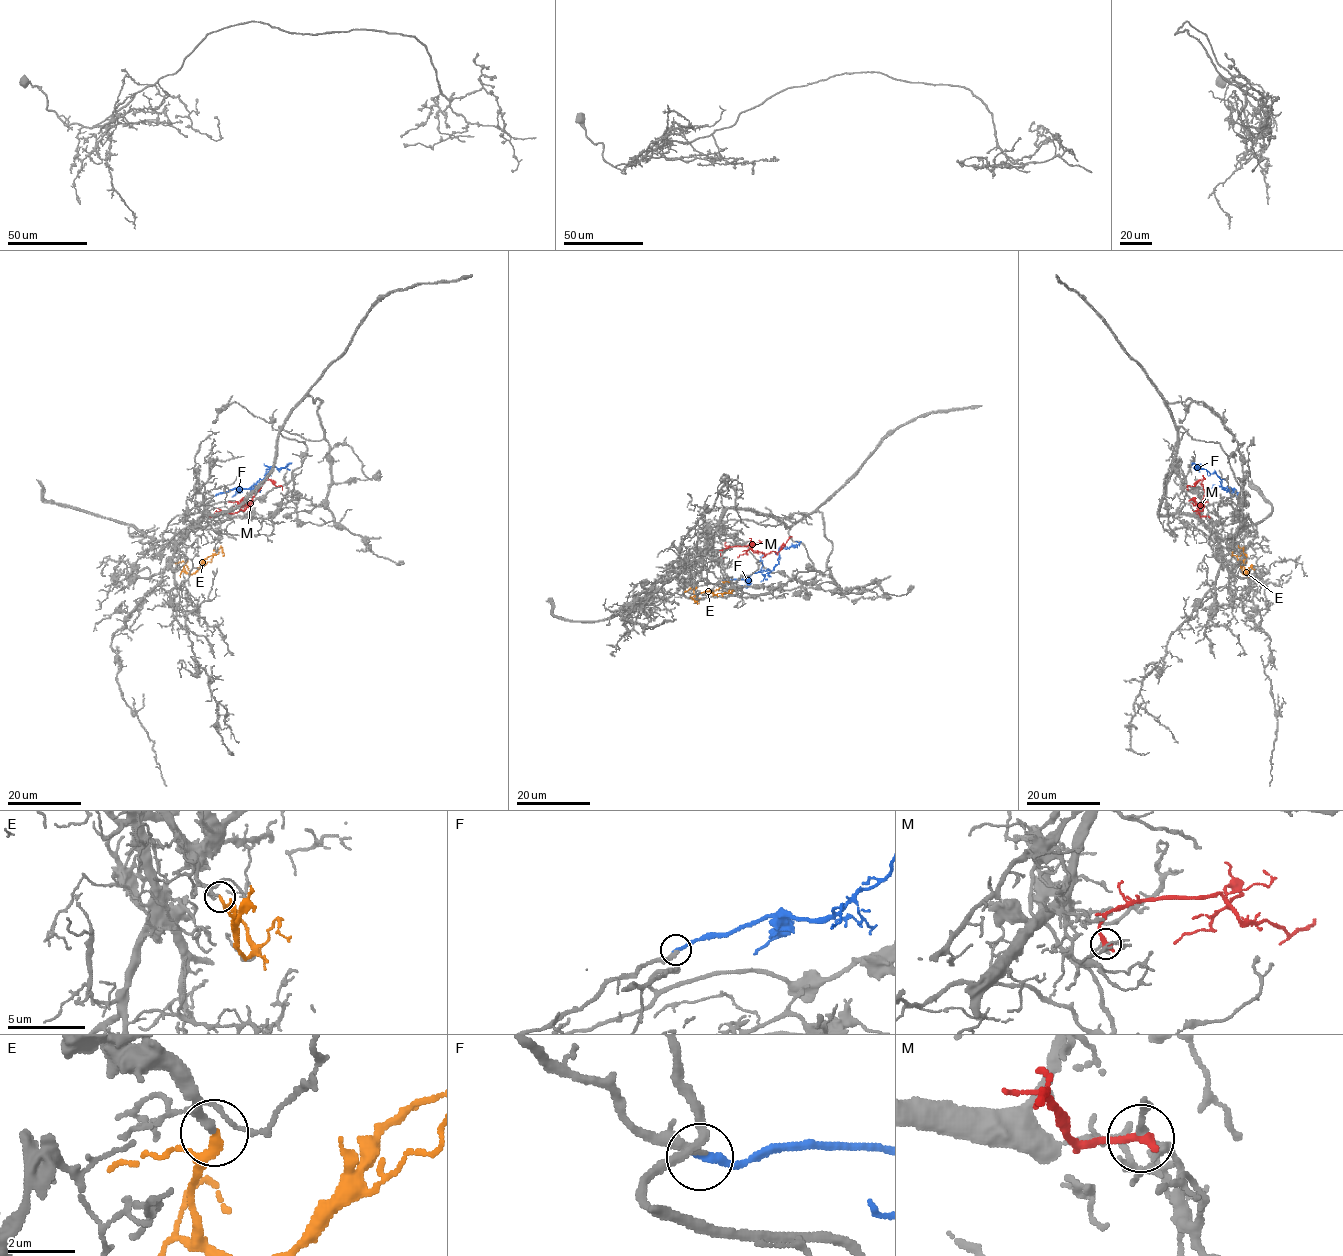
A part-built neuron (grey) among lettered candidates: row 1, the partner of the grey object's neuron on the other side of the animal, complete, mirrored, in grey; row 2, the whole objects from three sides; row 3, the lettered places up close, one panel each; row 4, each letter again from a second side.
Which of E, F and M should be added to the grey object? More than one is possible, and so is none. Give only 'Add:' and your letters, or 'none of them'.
Add: E, F

